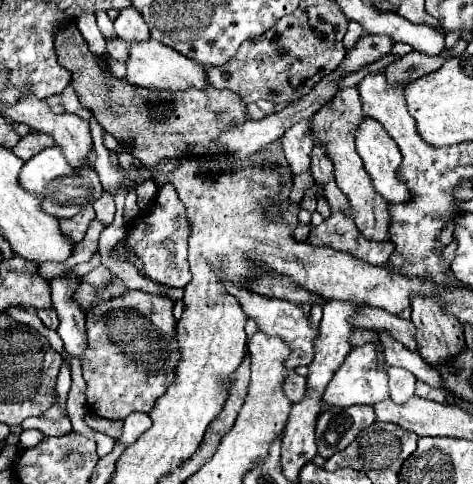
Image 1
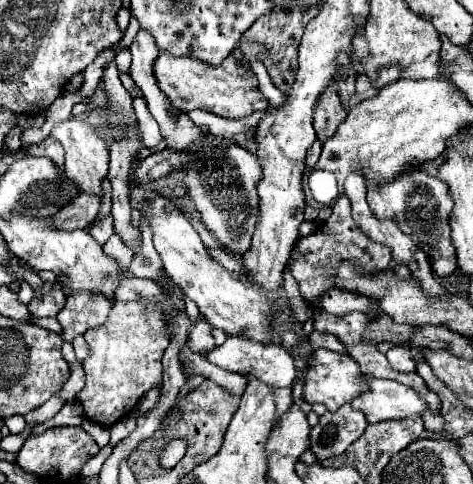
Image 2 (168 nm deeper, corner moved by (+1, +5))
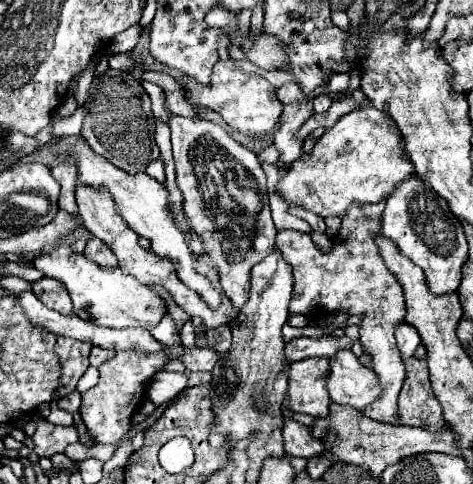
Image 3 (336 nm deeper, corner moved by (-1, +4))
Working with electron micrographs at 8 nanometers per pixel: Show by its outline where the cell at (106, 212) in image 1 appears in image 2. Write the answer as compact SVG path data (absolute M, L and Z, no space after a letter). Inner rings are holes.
M105 216L105 218L101 218L99 222L95 222L95 224L91 226L89 234L91 234L99 244L105 244L105 242L111 238L111 234L113 234L111 218L109 218L109 216Z

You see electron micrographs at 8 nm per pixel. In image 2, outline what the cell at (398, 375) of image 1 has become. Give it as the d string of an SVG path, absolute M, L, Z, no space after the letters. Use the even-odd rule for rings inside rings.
M397 344L397 346L389 348L387 360L399 372L413 372L415 370L415 360L411 356L411 346L407 346L407 344Z

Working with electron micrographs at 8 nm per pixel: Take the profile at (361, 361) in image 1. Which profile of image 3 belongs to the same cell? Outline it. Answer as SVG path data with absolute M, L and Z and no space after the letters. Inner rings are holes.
M311 357L289 367L289 409L309 413L313 417L329 415L327 377L331 373L331 361L327 357Z

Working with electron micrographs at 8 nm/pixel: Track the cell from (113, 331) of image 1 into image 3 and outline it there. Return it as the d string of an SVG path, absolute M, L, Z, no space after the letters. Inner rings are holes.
M119 349L115 351L113 359L105 361L99 367L99 383L85 391L81 397L81 419L85 421L89 433L93 435L93 439L97 443L119 443L119 439L123 437L123 433L131 427L131 415L141 407L141 403L145 401L147 395L147 387L153 379L153 375L157 371L161 371L169 361L169 355L165 351L157 351L157 353L139 353L139 351L127 351L127 349Z

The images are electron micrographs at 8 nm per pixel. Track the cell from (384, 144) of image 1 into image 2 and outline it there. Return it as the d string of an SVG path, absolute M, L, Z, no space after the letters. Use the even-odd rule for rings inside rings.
M411 170L401 178L397 178L395 182L369 184L367 202L375 218L393 218L401 226L403 234L409 234L413 242L421 244L421 250L425 250L425 256L429 258L431 268L437 276L443 278L455 272L457 260L455 260L455 248L451 244L451 228L449 228L449 210L453 208L453 202L449 198L449 190L445 182L425 174L423 170Z

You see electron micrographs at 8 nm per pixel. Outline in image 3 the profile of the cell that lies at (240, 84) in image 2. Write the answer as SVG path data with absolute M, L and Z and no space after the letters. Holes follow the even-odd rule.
M229 57L226 60L219 60L217 73L211 75L211 83L201 87L201 91L185 93L185 99L193 105L207 107L215 113L219 113L227 125L233 129L245 133L245 135L265 135L275 129L275 123L279 121L279 111L283 109L283 103L275 95L275 87L259 75L249 75L237 67L237 63Z

